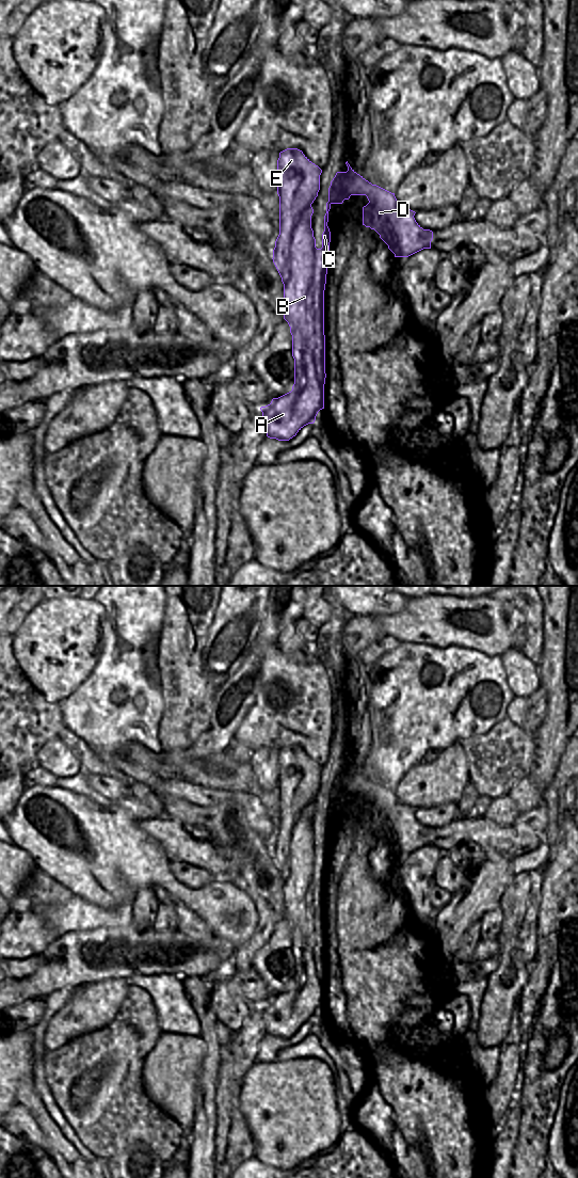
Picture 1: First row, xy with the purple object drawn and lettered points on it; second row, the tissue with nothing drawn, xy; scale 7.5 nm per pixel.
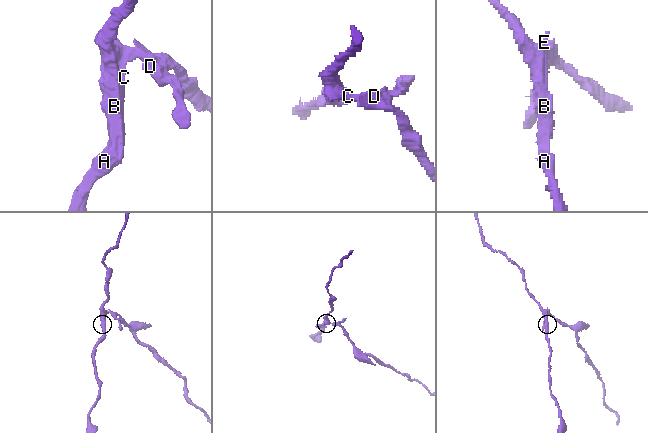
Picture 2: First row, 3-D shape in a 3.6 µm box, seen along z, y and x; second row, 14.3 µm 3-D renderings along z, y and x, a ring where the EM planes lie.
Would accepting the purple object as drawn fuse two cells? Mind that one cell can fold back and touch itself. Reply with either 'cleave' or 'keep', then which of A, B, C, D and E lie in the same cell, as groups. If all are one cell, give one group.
cleave; groups A B C / D E

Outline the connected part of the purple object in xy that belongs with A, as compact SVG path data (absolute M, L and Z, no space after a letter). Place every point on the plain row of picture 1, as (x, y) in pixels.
M326 800L322 845L316 845L311 826L311 802L299 813L290 839L290 877L284 882L284 917L290 924L292 933L292 954L294 956L294 982L292 988L273 996L271 1001L261 1004L264 1029L270 1036L289 1038L306 1022L314 1021L318 1009L324 1006L324 983L316 971L316 924L318 912L324 910L324 888L327 872L327 853L330 850L331 829L327 824L331 800Z

